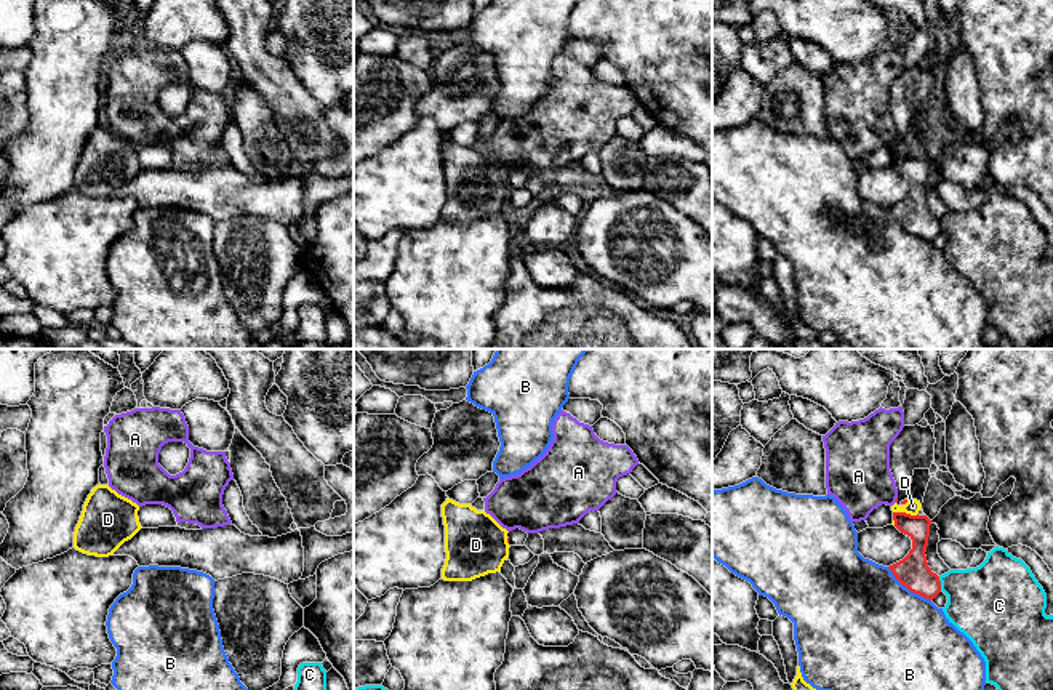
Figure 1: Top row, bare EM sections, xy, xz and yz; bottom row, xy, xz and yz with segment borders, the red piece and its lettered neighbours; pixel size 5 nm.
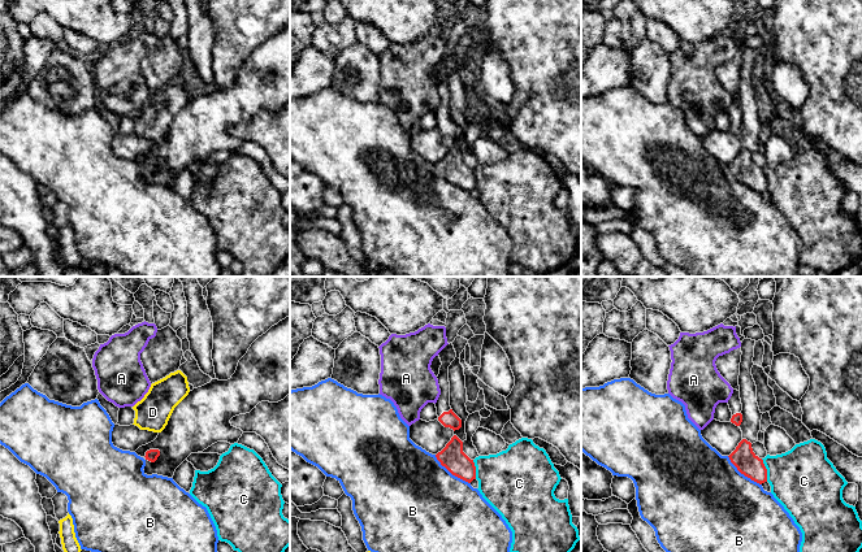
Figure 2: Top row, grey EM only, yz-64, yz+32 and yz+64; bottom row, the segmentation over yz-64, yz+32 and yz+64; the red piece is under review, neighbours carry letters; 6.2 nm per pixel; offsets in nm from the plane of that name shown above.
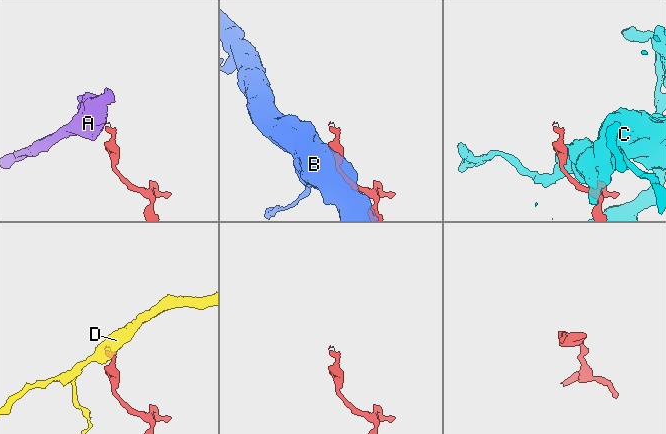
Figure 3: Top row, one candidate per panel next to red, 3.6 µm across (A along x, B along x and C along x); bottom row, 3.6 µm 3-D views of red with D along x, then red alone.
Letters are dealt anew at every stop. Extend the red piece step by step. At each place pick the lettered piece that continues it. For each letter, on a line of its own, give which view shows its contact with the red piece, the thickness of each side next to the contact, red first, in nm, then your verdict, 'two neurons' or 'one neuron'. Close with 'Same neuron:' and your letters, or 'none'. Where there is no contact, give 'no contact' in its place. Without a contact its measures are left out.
A: contact in yz; calibres 20 and 320 nm; two neurons
B: contact in yz; calibres 170 and 500 nm; two neurons
C: contact in yz; calibres 170 and 360 nm; two neurons
D: contact in yz; calibres 120 and 80 nm; two neurons
Same neuron: none

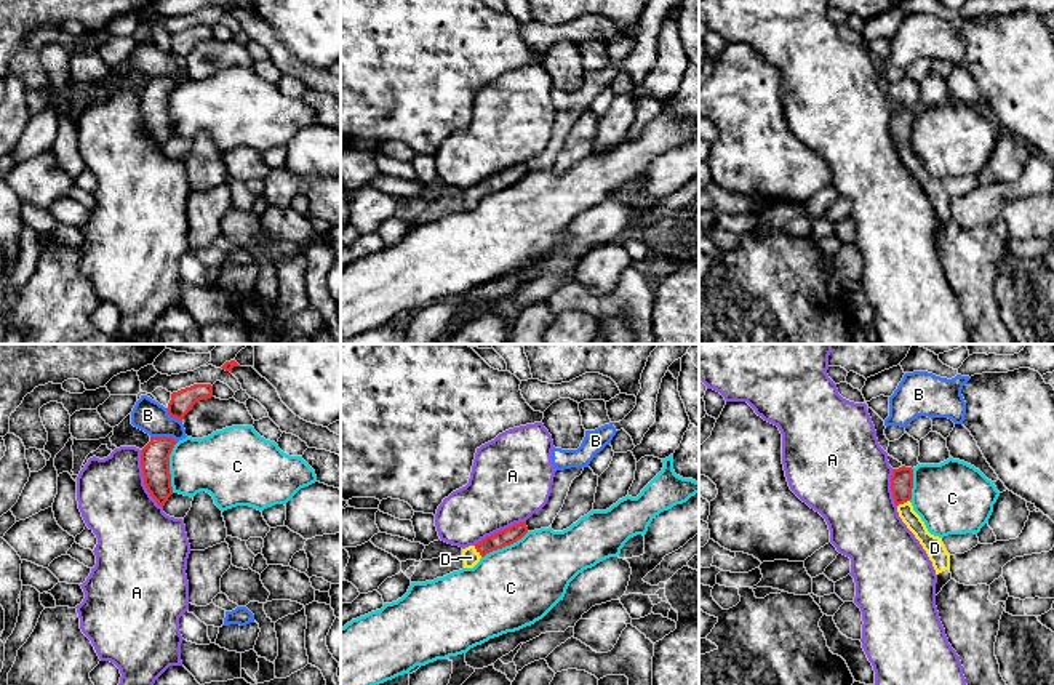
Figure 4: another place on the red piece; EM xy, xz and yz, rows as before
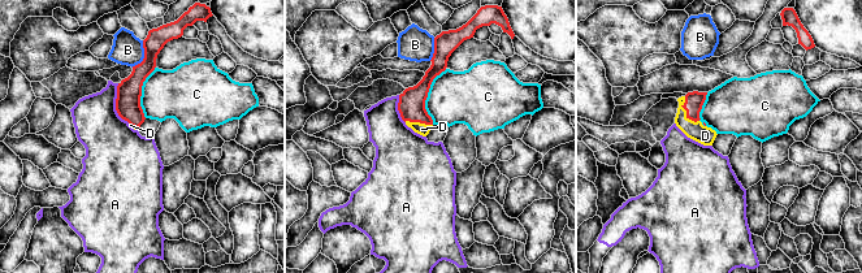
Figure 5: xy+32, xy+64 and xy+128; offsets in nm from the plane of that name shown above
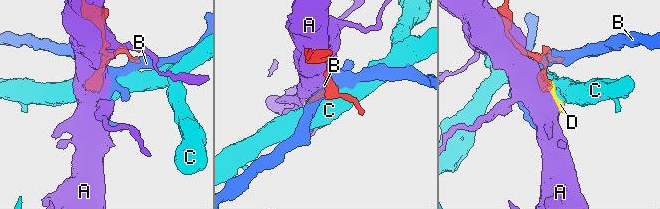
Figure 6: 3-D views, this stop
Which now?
A: contact in xy; calibres 140 and 360 nm; two neurons
B: contact in xy; calibres 140 and 160 nm; two neurons
C: contact in xy; calibres 140 and 300 nm; two neurons
D: contact in xz; calibres 90 and 90 nm; one neuron
Same neuron: D

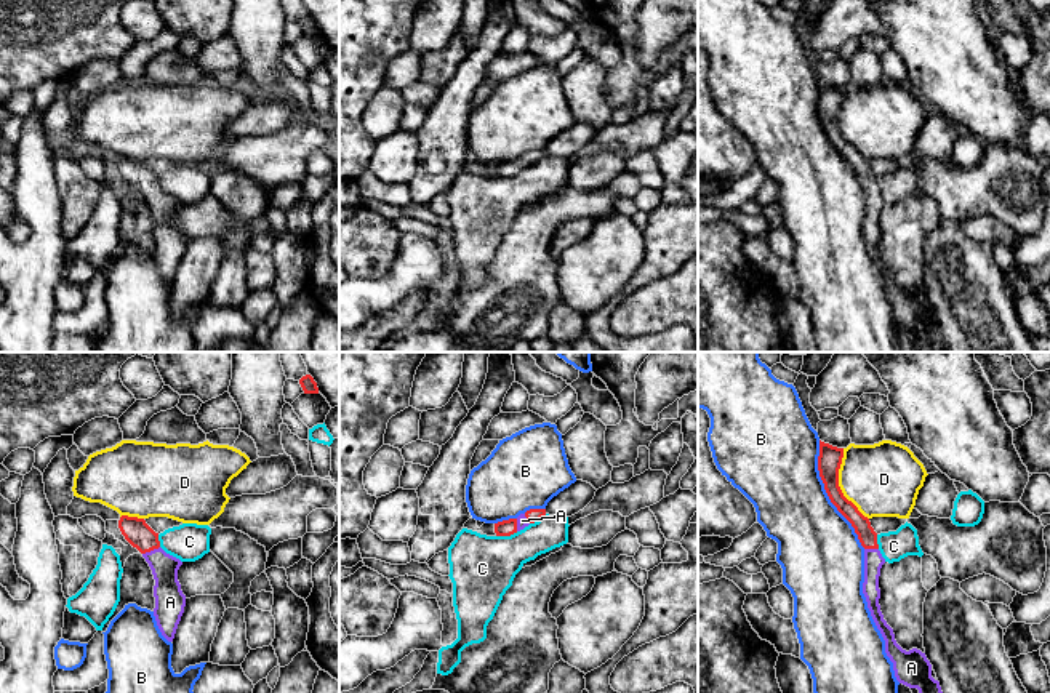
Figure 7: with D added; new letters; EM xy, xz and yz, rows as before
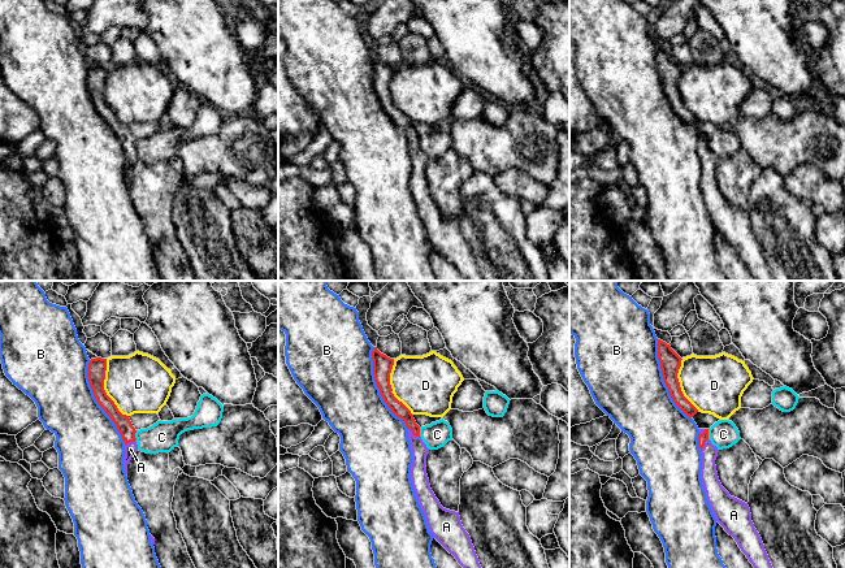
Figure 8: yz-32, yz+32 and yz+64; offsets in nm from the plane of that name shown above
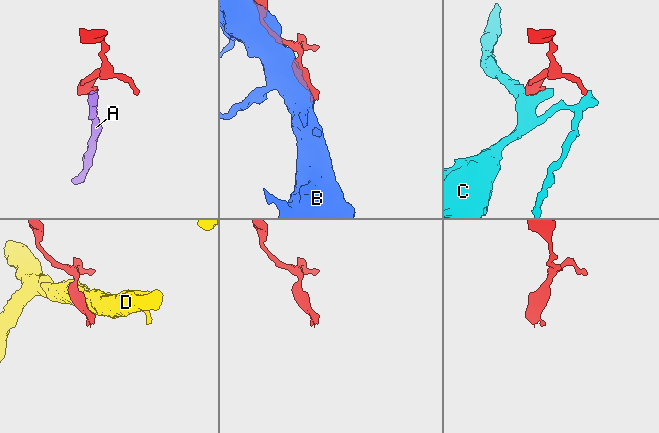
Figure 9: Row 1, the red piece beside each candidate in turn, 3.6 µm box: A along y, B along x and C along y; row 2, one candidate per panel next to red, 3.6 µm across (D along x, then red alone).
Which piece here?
A: contact in xy; calibres 140 and 140 nm; one neuron
B: contact in yz; calibres 120 and 380 nm; two neurons
C: contact in xz; calibres 80 and 320 nm; two neurons
D: contact in yz; calibres 120 and 360 nm; two neurons
Same neuron: A

